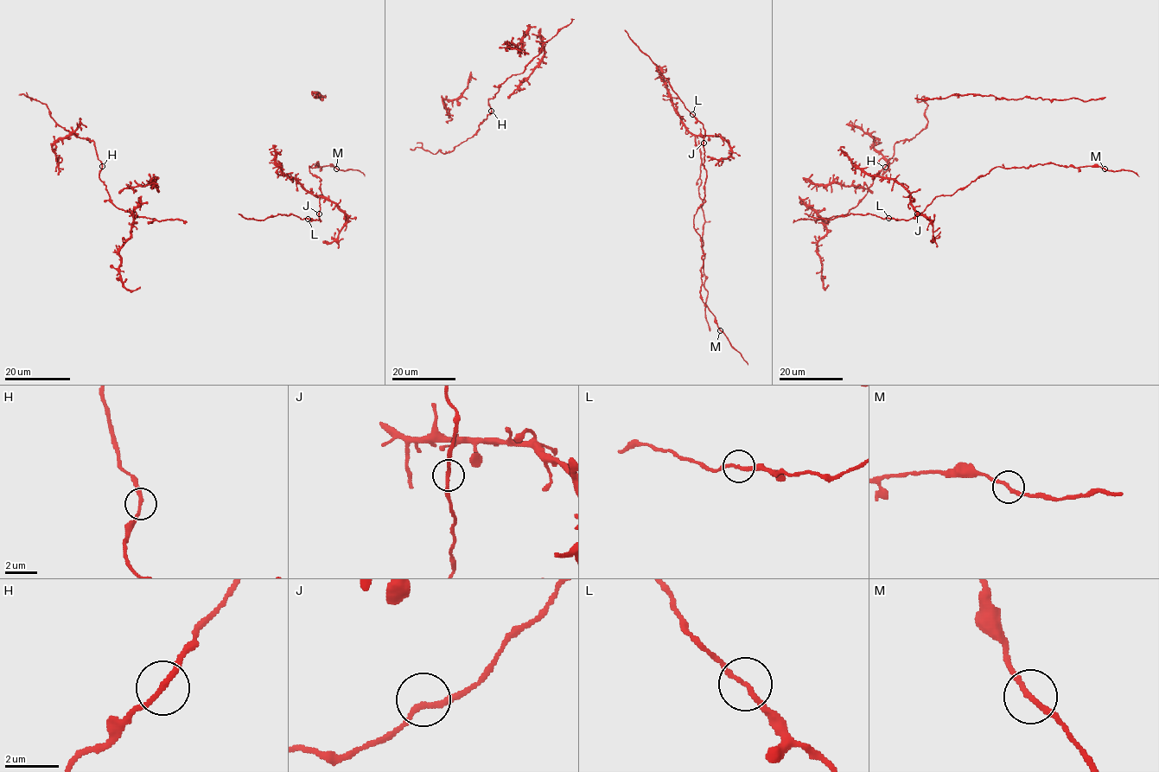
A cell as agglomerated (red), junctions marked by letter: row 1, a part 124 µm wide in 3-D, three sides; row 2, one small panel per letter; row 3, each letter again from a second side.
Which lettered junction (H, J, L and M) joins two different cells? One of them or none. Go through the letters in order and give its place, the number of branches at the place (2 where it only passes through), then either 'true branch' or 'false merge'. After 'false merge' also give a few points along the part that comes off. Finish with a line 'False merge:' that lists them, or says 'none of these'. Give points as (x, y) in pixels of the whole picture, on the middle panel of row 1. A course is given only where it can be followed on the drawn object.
H: at (491, 111); 2 branches meet; true branch
J: at (703, 143); 2 branches meet; true branch
L: at (692, 114); 2 branches meet; true branch
M: at (720, 330); 2 branches meet; false merge; foreign part runs (720, 330), (748, 364)
False merge: M

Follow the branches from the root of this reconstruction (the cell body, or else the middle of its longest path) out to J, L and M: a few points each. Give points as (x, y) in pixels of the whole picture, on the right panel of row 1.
J: (868, 213), (883, 219), (899, 220), (911, 219), (917, 213)
L: (868, 213), (888, 218)
M: (868, 213), (883, 219), (911, 219), (936, 196), (952, 194), (997, 166), (1020, 168), (1053, 163), (1104, 169)

